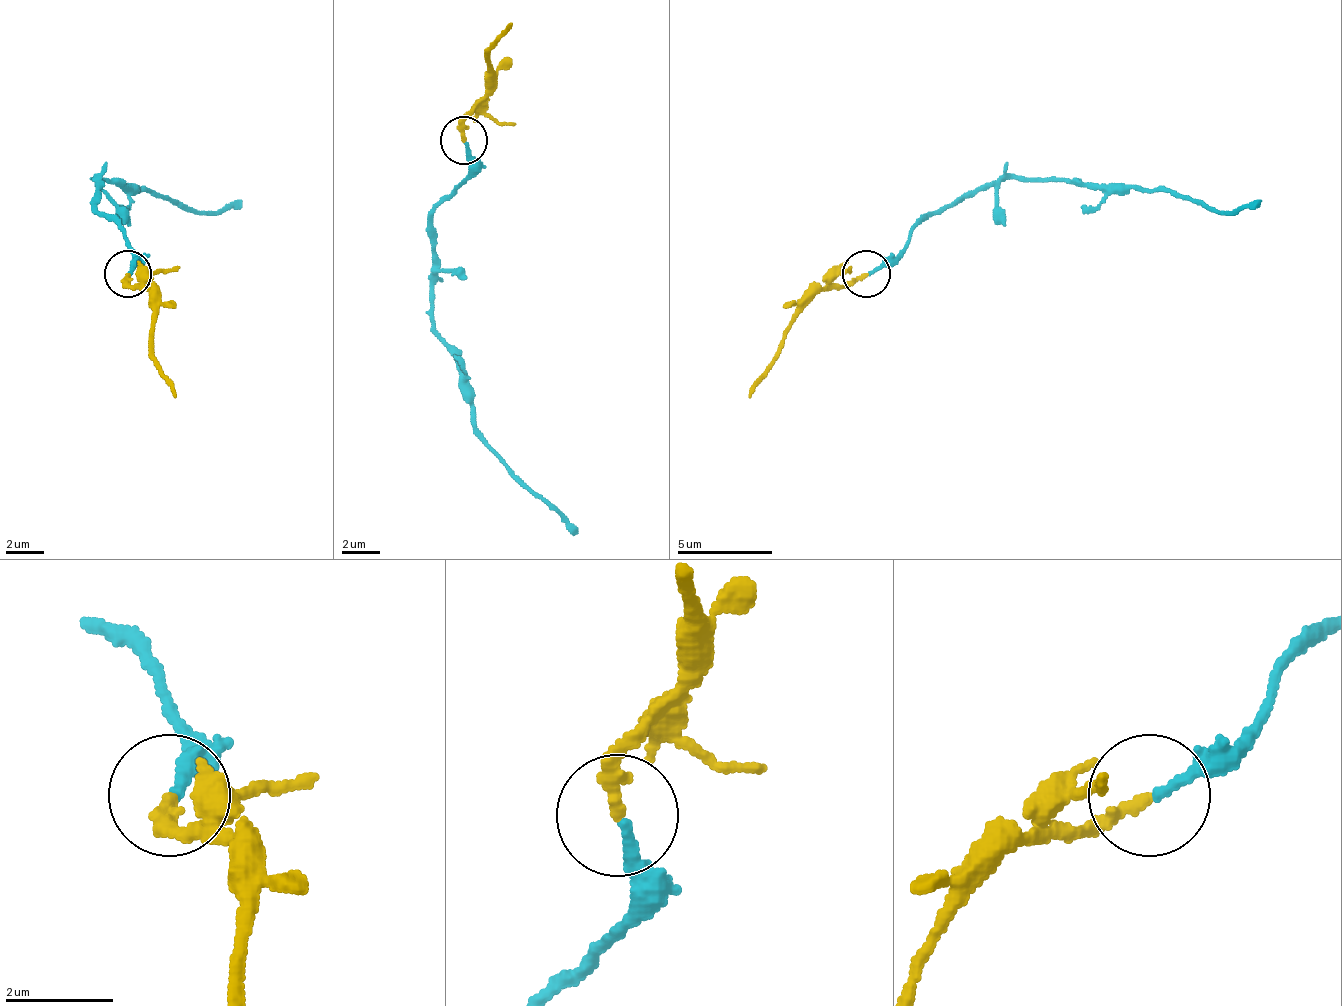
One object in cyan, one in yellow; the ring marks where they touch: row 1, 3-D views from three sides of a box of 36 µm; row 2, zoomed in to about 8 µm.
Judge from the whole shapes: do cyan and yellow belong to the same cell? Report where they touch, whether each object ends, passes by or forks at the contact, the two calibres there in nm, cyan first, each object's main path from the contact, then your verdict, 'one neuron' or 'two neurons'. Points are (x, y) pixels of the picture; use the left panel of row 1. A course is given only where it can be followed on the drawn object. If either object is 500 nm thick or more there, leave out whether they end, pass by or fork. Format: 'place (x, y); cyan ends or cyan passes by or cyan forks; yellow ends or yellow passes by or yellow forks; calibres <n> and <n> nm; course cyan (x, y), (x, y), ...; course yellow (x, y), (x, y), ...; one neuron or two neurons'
place (127, 274); cyan ends; yellow ends; calibres 180 and 240 nm; course cyan (126, 272), (131, 244), (98, 210), (98, 177), (121, 182), (198, 210), (241, 201); course yellow (126, 272), (150, 291), (150, 358), (174, 396); one neuron

